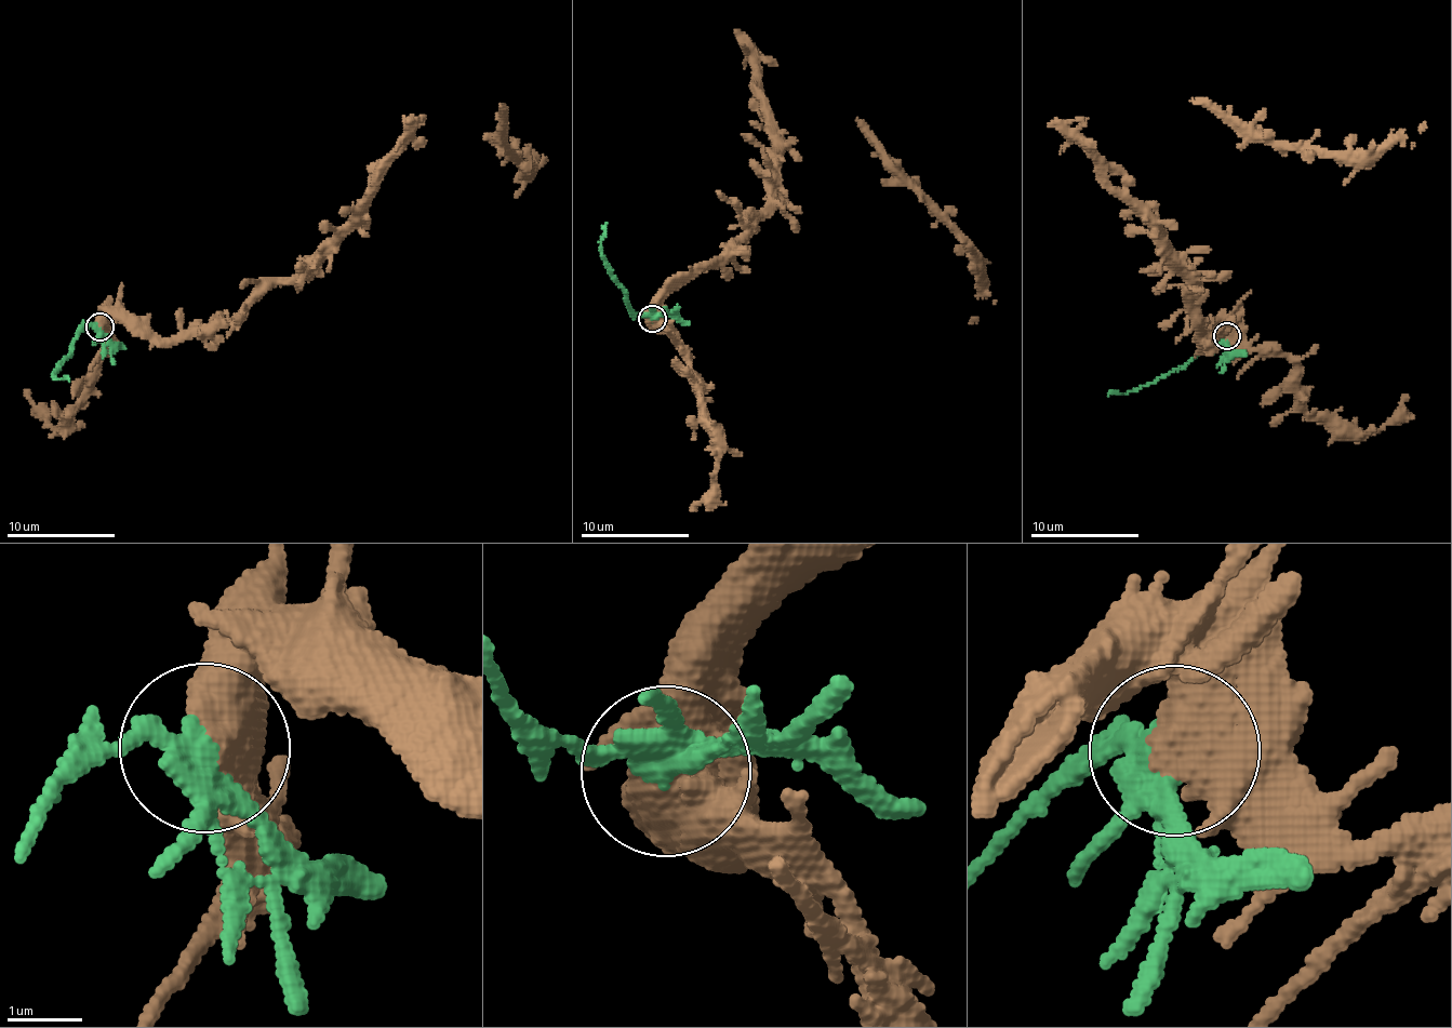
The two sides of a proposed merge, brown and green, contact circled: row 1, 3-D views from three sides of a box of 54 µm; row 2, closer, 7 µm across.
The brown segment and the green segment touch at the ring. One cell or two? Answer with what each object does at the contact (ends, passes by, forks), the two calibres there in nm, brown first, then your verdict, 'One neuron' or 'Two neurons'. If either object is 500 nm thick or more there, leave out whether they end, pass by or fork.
Thickness 750 nm (brown) against 280 nm. Two neurons

